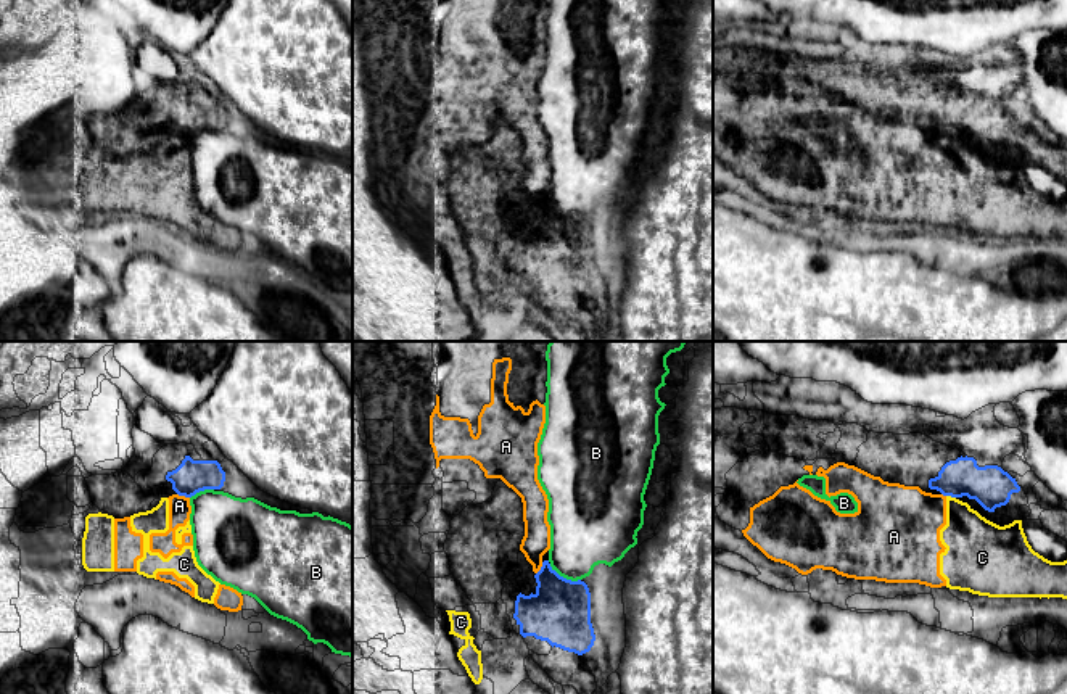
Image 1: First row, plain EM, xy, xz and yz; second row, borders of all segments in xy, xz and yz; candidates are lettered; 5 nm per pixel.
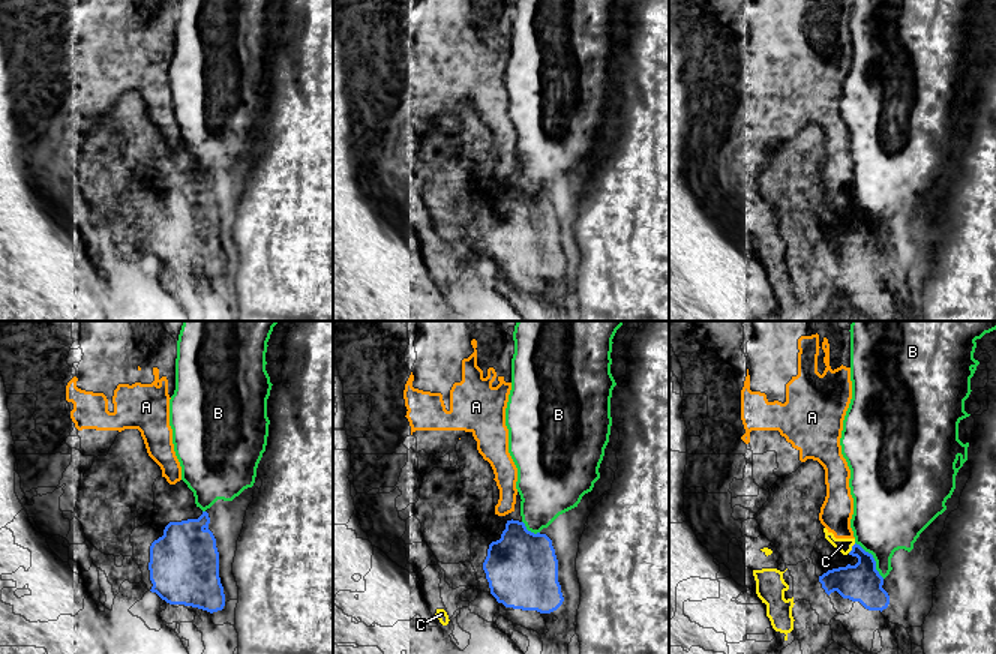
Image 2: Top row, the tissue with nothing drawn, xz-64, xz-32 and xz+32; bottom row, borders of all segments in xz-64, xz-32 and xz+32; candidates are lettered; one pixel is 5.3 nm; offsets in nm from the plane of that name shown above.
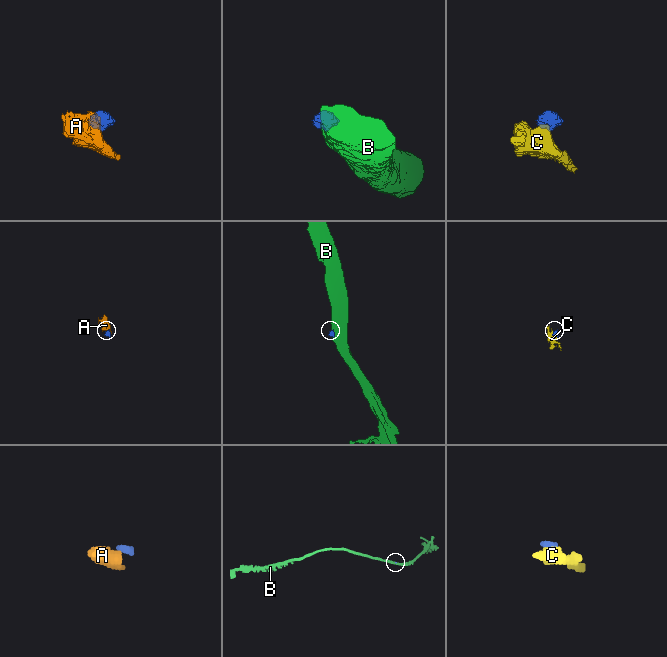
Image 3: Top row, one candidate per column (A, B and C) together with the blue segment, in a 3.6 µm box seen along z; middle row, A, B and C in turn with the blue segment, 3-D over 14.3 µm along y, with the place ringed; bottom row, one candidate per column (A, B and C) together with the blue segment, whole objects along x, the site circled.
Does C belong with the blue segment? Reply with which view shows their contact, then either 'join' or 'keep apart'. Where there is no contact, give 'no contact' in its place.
contact in yz; keep apart

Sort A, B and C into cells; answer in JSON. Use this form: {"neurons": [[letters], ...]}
{"neurons": [["A", "C"], ["B"]]}

